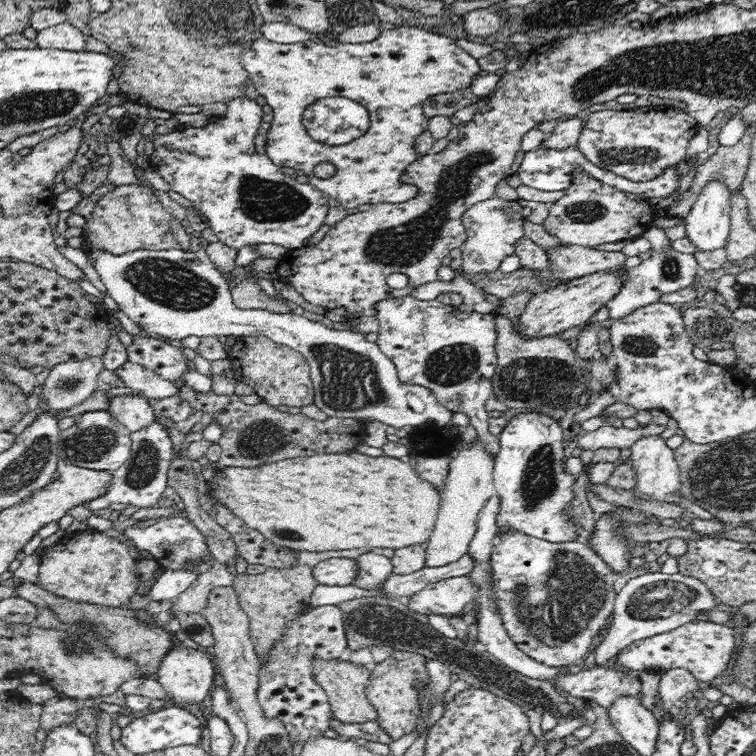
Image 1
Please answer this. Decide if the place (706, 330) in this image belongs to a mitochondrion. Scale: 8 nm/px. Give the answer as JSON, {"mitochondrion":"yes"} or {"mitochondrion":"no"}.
{"mitochondrion":"yes"}

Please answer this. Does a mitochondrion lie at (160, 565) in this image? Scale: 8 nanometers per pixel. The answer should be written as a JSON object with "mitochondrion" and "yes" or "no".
{"mitochondrion":"no"}

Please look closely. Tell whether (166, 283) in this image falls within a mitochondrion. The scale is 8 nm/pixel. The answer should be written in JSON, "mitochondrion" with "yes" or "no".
{"mitochondrion":"yes"}

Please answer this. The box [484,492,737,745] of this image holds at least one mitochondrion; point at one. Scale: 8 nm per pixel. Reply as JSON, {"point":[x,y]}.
{"point":[575,594]}

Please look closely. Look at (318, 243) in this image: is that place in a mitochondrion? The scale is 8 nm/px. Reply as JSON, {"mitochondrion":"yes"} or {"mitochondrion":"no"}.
{"mitochondrion":"no"}

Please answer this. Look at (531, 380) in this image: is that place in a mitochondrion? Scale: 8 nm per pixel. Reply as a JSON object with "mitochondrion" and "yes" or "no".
{"mitochondrion":"yes"}

